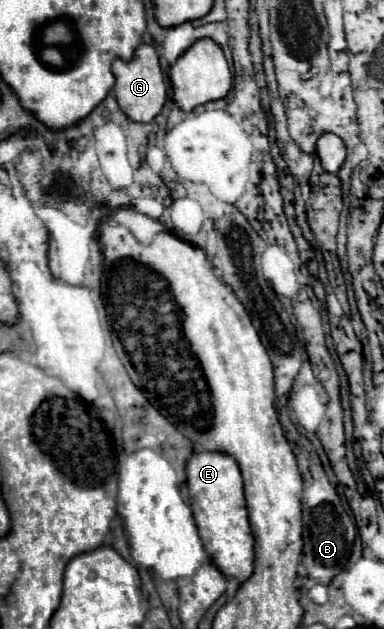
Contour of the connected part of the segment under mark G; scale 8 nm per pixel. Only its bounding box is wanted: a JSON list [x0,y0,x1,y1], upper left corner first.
[112,44,166,122]

